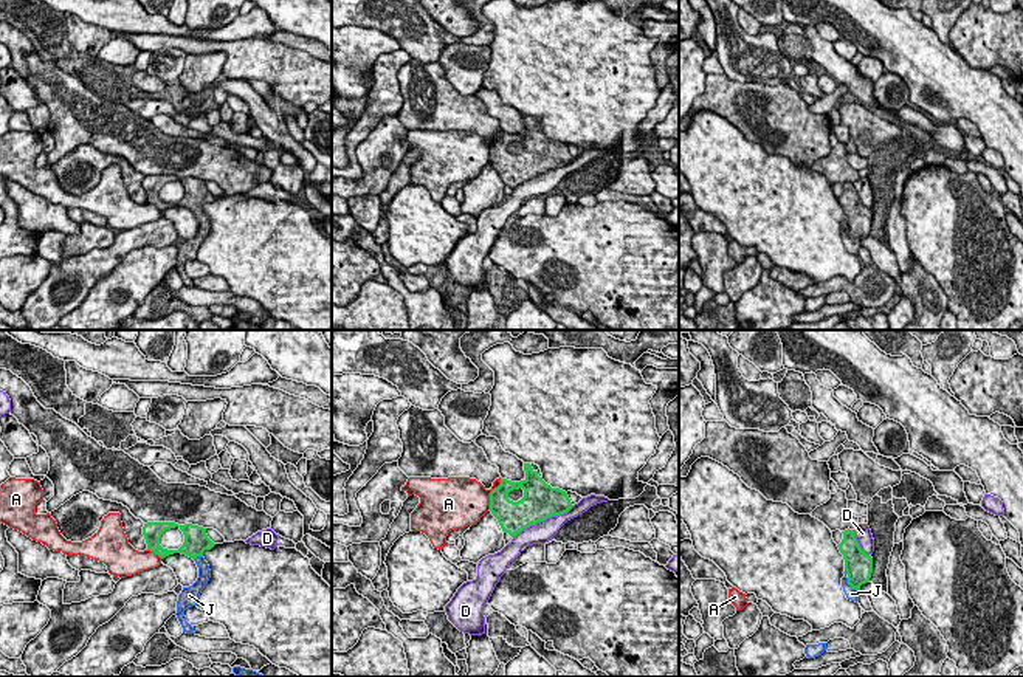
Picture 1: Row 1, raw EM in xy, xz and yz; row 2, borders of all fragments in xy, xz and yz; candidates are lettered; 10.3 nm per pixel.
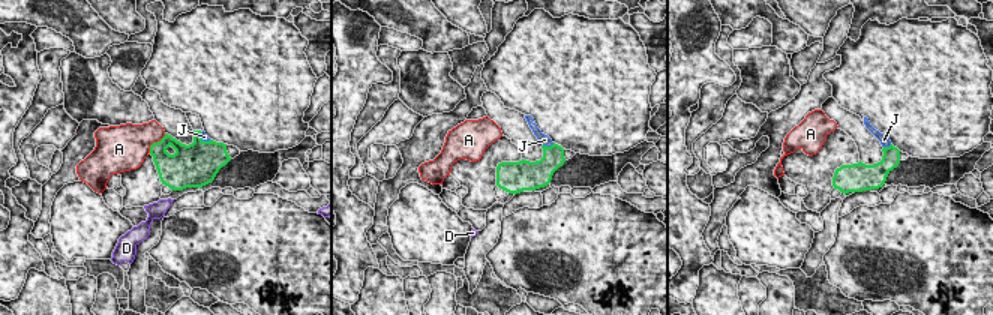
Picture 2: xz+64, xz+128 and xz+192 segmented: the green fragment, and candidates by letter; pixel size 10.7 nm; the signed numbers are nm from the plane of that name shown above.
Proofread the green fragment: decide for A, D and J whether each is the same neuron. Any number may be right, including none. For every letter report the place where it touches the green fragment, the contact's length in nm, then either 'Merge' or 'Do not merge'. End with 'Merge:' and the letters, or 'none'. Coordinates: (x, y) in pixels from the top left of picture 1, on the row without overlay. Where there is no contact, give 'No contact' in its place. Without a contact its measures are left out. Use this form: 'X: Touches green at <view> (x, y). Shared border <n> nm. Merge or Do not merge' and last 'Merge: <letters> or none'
A: Touches green at xz (490, 146). Shared border 360 nm. Do not merge
D: Touches green at xz (541, 172). Shared border 700 nm. Do not merge
J: Touches green at yz (851, 239). Shared border 200 nm. Merge
Merge: J

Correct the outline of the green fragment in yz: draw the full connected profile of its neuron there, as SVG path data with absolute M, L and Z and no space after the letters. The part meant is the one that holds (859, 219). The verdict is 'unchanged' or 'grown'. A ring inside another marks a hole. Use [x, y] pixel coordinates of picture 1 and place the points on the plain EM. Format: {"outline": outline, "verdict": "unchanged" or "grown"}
{"outline": "M845 183L842 195L837 198L845 212L845 229L842 240L848 253L859 254L860 239L868 235L873 226L873 211L866 208L852 183Z", "verdict": "grown"}

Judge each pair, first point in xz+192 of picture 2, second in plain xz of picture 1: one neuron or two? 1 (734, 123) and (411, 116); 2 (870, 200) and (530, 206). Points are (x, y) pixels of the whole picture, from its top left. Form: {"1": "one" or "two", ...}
{"1": "two", "2": "one"}

